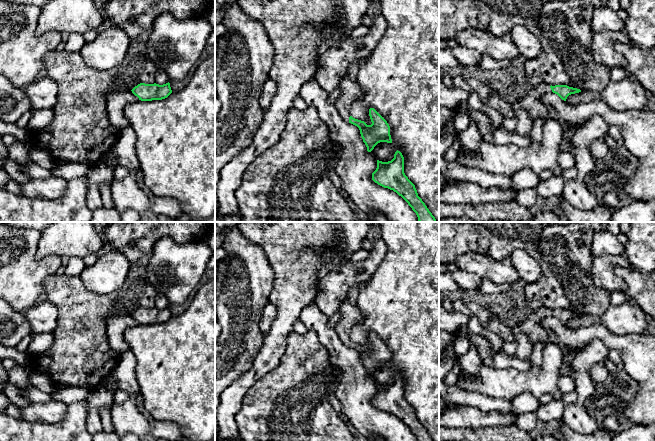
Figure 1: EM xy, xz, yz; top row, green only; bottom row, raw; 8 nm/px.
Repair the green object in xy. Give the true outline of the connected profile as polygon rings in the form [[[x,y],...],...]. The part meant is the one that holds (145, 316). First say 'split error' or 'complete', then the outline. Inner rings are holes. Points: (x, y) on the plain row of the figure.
complete; [[[169,306],[163,309],[140,307],[131,315],[141,325],[162,324],[172,317]]]

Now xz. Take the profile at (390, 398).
complete; [[[400,375],[395,376],[391,385],[382,386],[377,384],[377,392],[372,397],[372,404],[401,420],[416,437],[417,441],[434,441],[418,420],[415,409],[405,399],[404,381]]]

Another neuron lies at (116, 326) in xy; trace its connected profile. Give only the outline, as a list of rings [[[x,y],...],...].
[[[132,315],[113,316],[106,321],[106,335],[112,350],[120,356],[124,352],[130,350],[127,342],[124,339],[125,331],[139,325]]]

